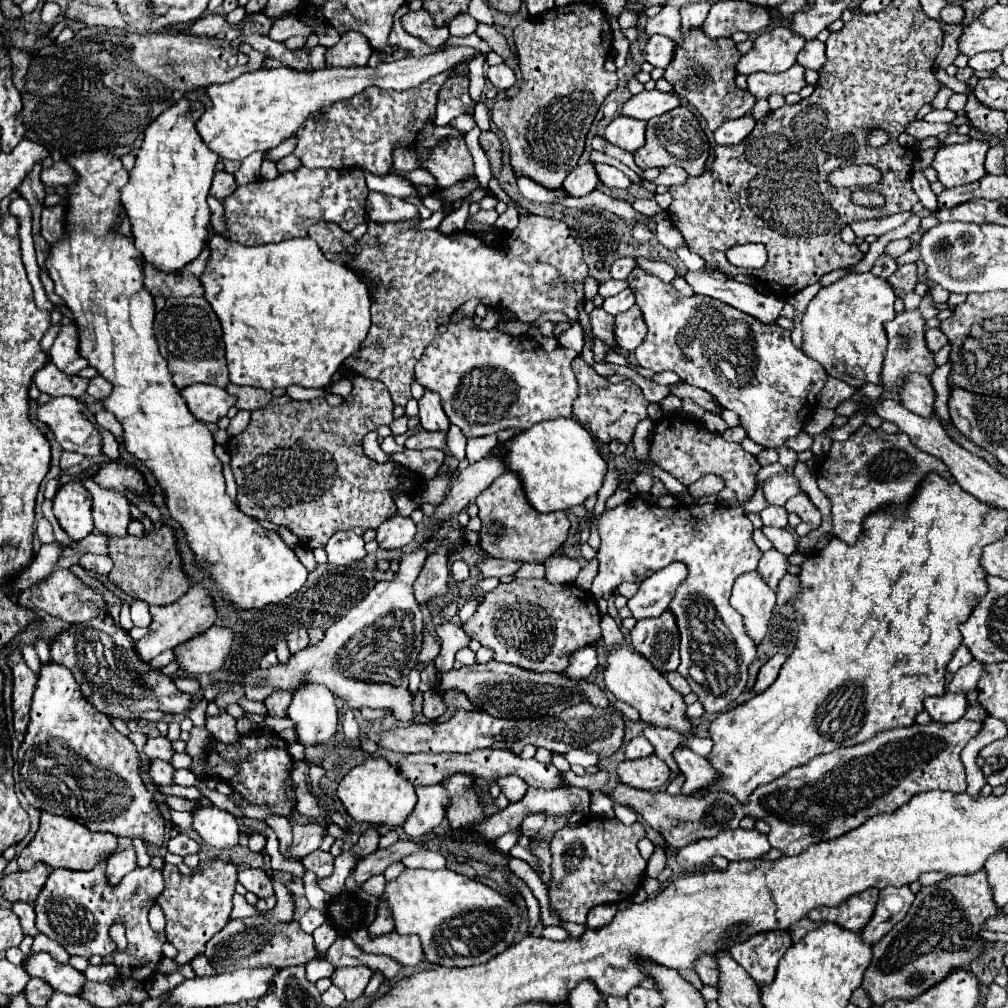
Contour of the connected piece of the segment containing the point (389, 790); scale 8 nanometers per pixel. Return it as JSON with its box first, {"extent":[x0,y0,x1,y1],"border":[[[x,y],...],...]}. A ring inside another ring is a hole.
{"extent":[336,759,416,827],"border":[[[368,759],[358,767],[350,769],[348,775],[342,777],[342,781],[338,783],[336,797],[340,799],[342,807],[352,817],[352,821],[368,825],[398,827],[408,819],[410,811],[416,805],[414,787],[396,771],[394,765],[384,759]]]}

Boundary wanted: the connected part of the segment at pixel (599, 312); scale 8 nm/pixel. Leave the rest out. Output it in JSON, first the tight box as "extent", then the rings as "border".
{"extent":[590,307,616,347],"border":[[[594,307],[590,311],[590,325],[592,325],[594,335],[604,339],[610,347],[616,347],[614,345],[614,317],[610,317],[602,307]]]}

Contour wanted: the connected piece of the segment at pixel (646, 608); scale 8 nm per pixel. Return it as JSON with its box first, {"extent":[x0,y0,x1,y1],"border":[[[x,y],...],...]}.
{"extent":[626,563,686,621],"border":[[[672,563],[666,569],[660,569],[644,579],[638,587],[638,593],[628,599],[626,607],[632,611],[632,617],[636,621],[658,617],[668,609],[678,583],[682,583],[684,579],[686,567],[682,567],[682,563]]]}

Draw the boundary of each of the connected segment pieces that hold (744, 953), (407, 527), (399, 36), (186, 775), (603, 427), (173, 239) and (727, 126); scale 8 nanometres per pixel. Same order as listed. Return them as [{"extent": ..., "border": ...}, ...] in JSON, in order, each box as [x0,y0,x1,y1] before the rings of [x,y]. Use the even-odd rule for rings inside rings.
[{"extent":[730,931,792,989],"border":[[[768,931],[752,935],[746,943],[734,945],[730,955],[754,979],[758,989],[762,989],[766,983],[774,981],[776,965],[790,945],[792,939],[788,931]]]},{"extent":[376,513,416,549],"border":[[[396,513],[390,519],[386,519],[386,523],[382,523],[382,527],[376,529],[376,533],[380,549],[398,549],[414,539],[416,525],[412,523],[412,519]]]},{"extent":[370,5,436,65],"border":[[[403,5],[393,17],[392,31],[390,31],[390,45],[392,45],[394,53],[392,53],[392,55],[384,55],[384,53],[382,53],[382,55],[376,55],[376,53],[374,53],[374,55],[370,57],[370,65],[378,65],[378,63],[382,63],[382,61],[402,59],[402,53],[410,53],[410,55],[418,55],[418,57],[420,57],[420,55],[428,55],[428,53],[436,51],[434,47],[428,47],[428,45],[422,43],[420,39],[410,37],[410,35],[402,29],[400,18],[409,10],[407,5]]]},{"extent":[174,769,196,787],"border":[[[180,769],[175,772],[174,784],[191,787],[194,785],[196,776],[189,769]]]},{"extent":[572,357,648,443],"border":[[[576,357],[572,361],[572,371],[578,379],[578,397],[574,401],[574,417],[578,423],[582,423],[596,441],[608,443],[612,439],[618,439],[622,443],[630,443],[636,425],[648,417],[648,401],[644,399],[640,387],[632,383],[630,379],[622,383],[608,383],[602,375],[598,375],[582,357]]]},{"extent":[120,99,218,273],"border":[[[182,99],[146,127],[136,165],[130,171],[130,181],[120,191],[136,249],[144,255],[146,263],[162,273],[182,271],[208,243],[212,213],[206,197],[218,157],[202,143],[196,131],[196,119],[202,115],[202,107],[200,101]]]},{"extent":[714,115,756,145],"border":[[[744,115],[738,119],[730,119],[726,123],[722,123],[722,127],[718,127],[718,131],[714,131],[714,139],[718,145],[736,145],[740,143],[756,125],[756,119],[752,115]]]}]

